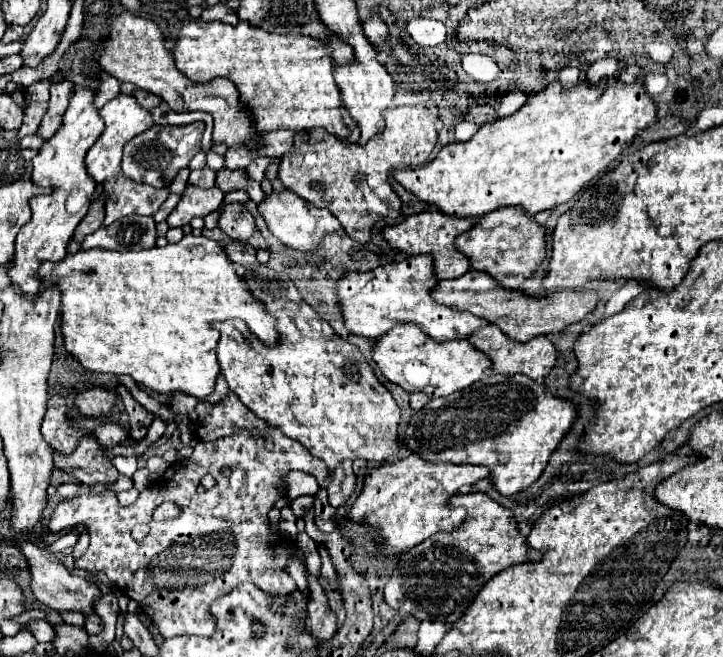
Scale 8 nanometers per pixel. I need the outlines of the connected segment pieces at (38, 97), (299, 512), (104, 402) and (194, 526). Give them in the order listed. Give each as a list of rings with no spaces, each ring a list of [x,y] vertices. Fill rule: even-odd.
[[[46,79],[34,82],[28,87],[28,94],[33,101],[48,101],[50,98],[50,82]]]
[[[300,496],[300,498],[296,498],[296,500],[292,502],[292,510],[294,510],[294,514],[296,514],[298,518],[302,518],[312,506],[314,506],[314,496]]]
[[[102,388],[86,390],[84,394],[80,394],[76,398],[76,406],[80,408],[80,412],[86,416],[96,416],[96,418],[108,414],[112,404],[114,404],[114,394],[102,390]]]
[[[270,428],[270,434],[266,436],[268,438],[262,438],[254,432],[252,434],[238,432],[236,436],[228,436],[222,440],[198,442],[190,458],[176,460],[174,464],[170,464],[170,468],[160,478],[156,478],[144,492],[140,492],[138,500],[130,506],[120,506],[112,490],[104,490],[102,494],[90,494],[88,490],[84,490],[70,500],[62,500],[56,506],[54,514],[50,516],[48,528],[62,530],[74,524],[86,524],[90,534],[90,546],[86,554],[74,562],[76,568],[82,568],[86,572],[94,572],[94,570],[104,572],[108,580],[112,580],[122,592],[126,592],[132,600],[140,604],[144,614],[158,626],[164,638],[174,638],[174,636],[210,638],[214,636],[214,628],[216,628],[216,620],[214,616],[210,616],[212,600],[228,594],[238,584],[252,582],[268,596],[282,596],[286,600],[290,600],[290,596],[296,592],[296,582],[286,572],[286,564],[292,558],[294,544],[286,536],[272,532],[268,528],[268,512],[276,500],[276,484],[282,484],[280,476],[290,470],[302,470],[316,476],[319,486],[329,490],[328,502],[334,508],[345,504],[354,490],[356,476],[350,470],[350,462],[344,462],[340,468],[336,468],[334,474],[330,474],[322,460],[314,458],[296,440],[282,436],[280,430]],[[224,468],[230,468],[230,474],[224,474],[222,472]],[[206,474],[214,476],[216,486],[212,490],[206,490],[204,494],[198,494],[196,488]],[[164,500],[174,500],[176,504],[180,504],[182,514],[176,520],[152,522],[154,508]],[[140,522],[148,524],[150,532],[142,542],[136,542],[130,536],[130,532]]]

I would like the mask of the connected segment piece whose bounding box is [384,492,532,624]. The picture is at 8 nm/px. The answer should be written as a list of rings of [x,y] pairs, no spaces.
[[[482,492],[456,494],[452,496],[452,500],[458,500],[454,506],[466,506],[468,518],[454,532],[436,532],[422,544],[414,546],[410,552],[404,552],[390,582],[384,586],[384,600],[400,614],[410,614],[416,620],[436,620],[444,624],[454,624],[470,608],[474,596],[484,588],[488,580],[492,580],[504,568],[522,564],[530,558],[532,548],[526,544],[526,536],[520,532],[518,522],[510,518],[510,510],[506,506],[498,504]]]

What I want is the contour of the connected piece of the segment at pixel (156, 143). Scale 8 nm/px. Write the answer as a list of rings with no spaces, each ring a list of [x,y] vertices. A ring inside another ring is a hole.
[[[192,122],[184,126],[154,126],[138,134],[124,146],[124,158],[122,158],[124,176],[156,188],[168,188],[176,178],[176,174],[180,172],[180,168],[188,166],[188,162],[200,152],[202,132],[204,132],[204,122]]]

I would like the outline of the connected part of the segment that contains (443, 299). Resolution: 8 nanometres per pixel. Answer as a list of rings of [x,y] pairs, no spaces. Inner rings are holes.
[[[470,268],[460,278],[440,280],[432,296],[440,304],[446,304],[458,310],[468,310],[480,318],[490,320],[492,324],[500,326],[510,338],[520,342],[528,342],[540,334],[552,334],[552,332],[564,330],[570,324],[594,312],[598,304],[598,296],[594,290],[584,290],[584,292],[566,290],[566,292],[546,292],[542,296],[530,296],[520,290],[508,290],[498,286],[498,282],[492,276],[488,276],[486,272],[478,272],[474,268]]]

